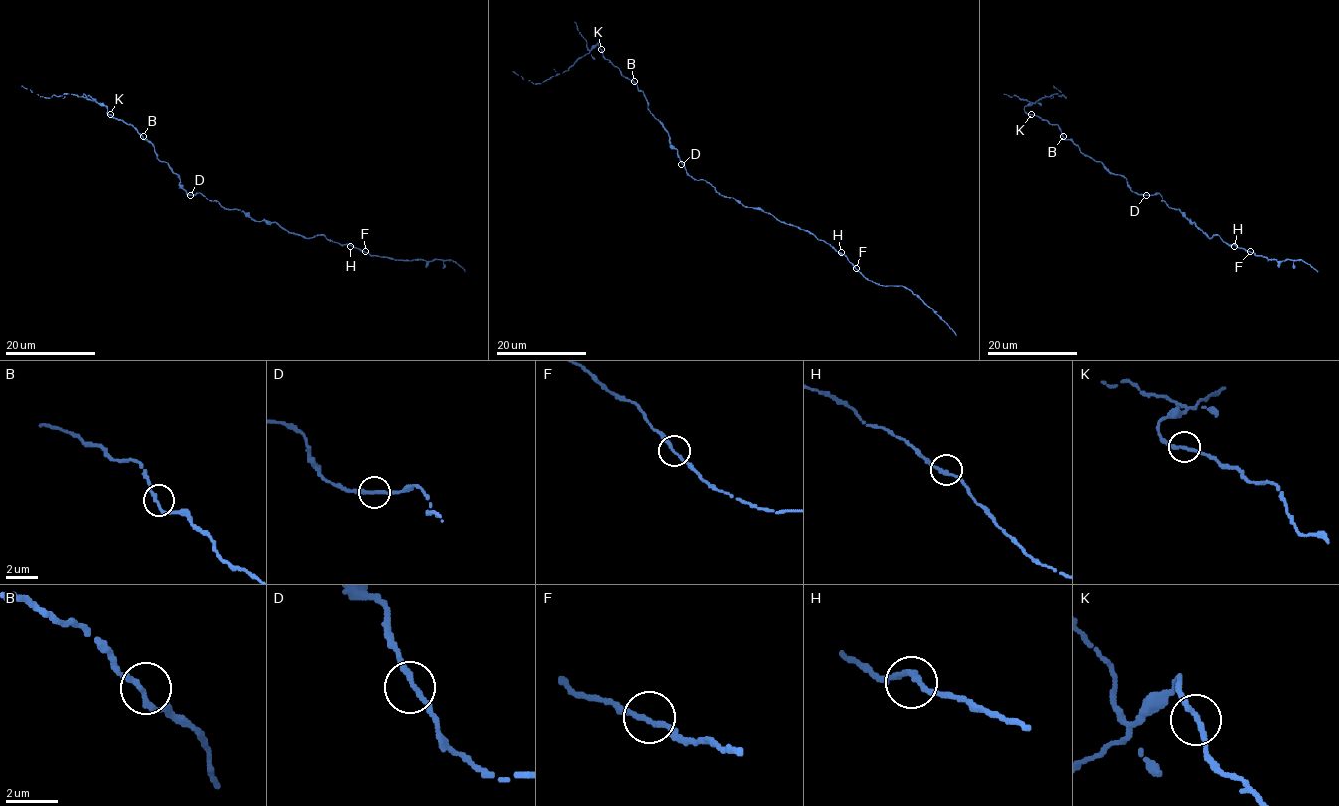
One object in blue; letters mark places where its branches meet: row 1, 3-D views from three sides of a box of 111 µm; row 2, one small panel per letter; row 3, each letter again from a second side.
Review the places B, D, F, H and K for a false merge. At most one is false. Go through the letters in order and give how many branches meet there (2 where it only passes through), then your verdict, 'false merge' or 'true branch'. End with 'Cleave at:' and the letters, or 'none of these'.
B: 2 | true branch
D: 2 | true branch
F: 2 | true branch
H: 2 | true branch
K: 2 | false merge
Cleave at: K

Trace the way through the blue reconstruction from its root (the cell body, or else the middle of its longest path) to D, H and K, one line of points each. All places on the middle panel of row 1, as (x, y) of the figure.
D: (699, 180), (689, 175), (681, 164)
H: (699, 180), (707, 181), (719, 194), (731, 197), (744, 206), (759, 207), (782, 222), (808, 231), (841, 252)
K: (699, 180), (686, 171), (678, 152), (670, 146), (668, 131), (647, 109), (644, 93), (601, 50)

